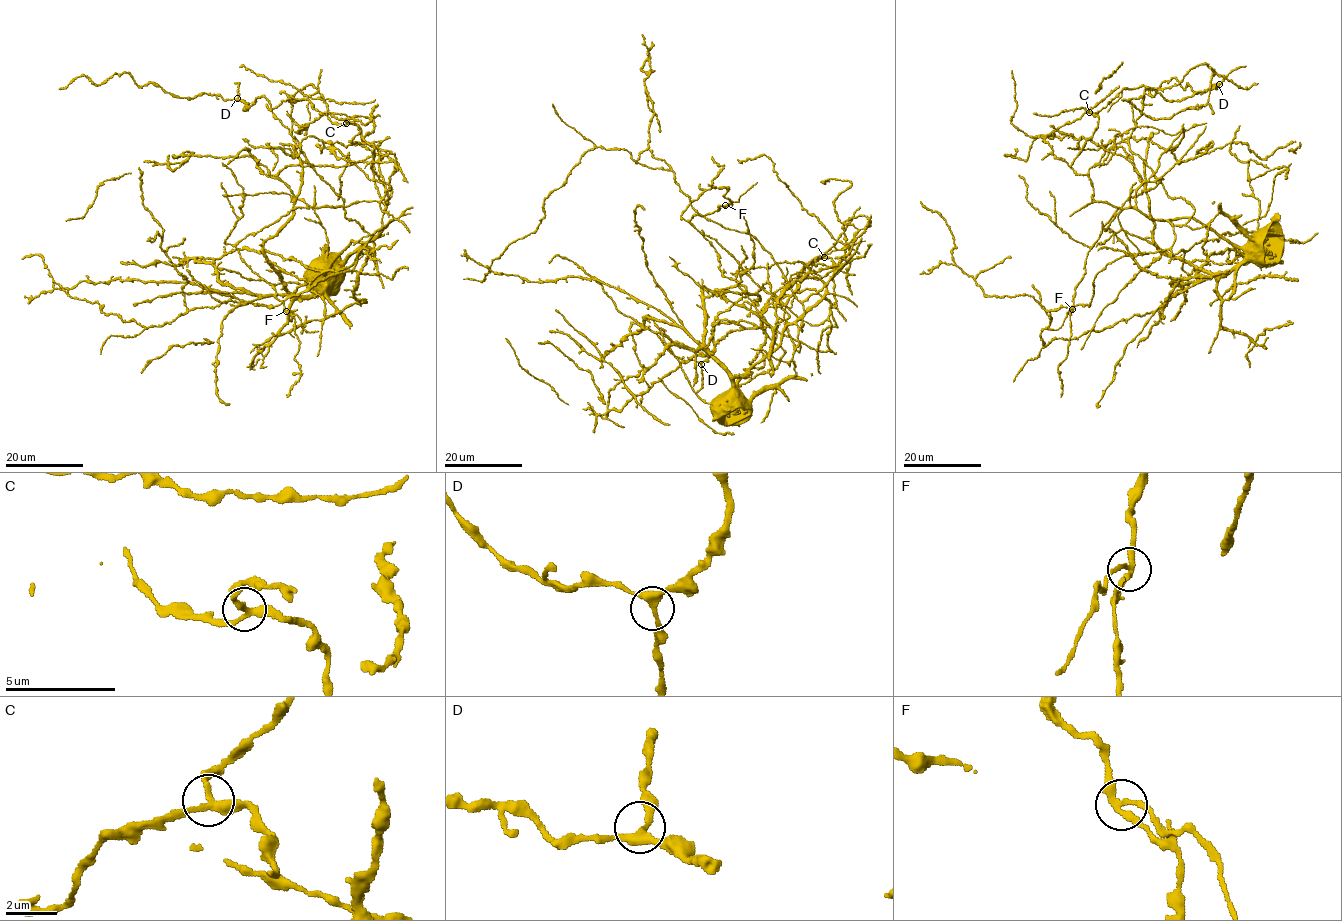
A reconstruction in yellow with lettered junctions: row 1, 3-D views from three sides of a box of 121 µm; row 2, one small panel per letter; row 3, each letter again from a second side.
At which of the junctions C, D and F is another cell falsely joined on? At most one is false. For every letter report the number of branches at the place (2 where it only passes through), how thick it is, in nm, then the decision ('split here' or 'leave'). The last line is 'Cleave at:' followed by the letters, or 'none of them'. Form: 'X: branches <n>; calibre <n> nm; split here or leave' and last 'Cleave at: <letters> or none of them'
C: branches 3; calibre 240 nm; leave
D: branches 3; calibre 240 nm; leave
F: branches 3; calibre 240 nm; split here
Cleave at: F

